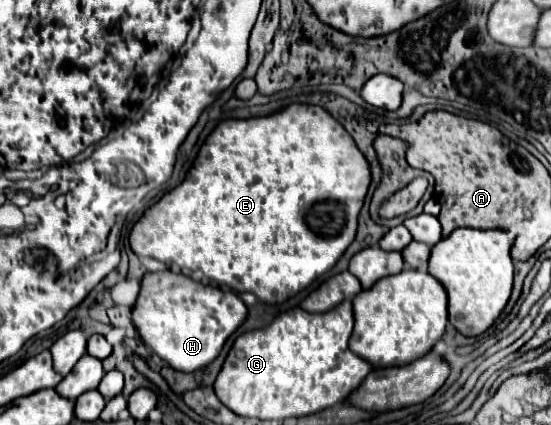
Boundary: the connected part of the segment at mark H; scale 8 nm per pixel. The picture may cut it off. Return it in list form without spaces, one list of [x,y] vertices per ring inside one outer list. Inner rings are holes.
[[[170,270],[148,272],[132,308],[132,320],[142,342],[178,372],[196,372],[214,362],[226,340],[242,326],[246,314],[248,308],[236,292],[204,286]]]

